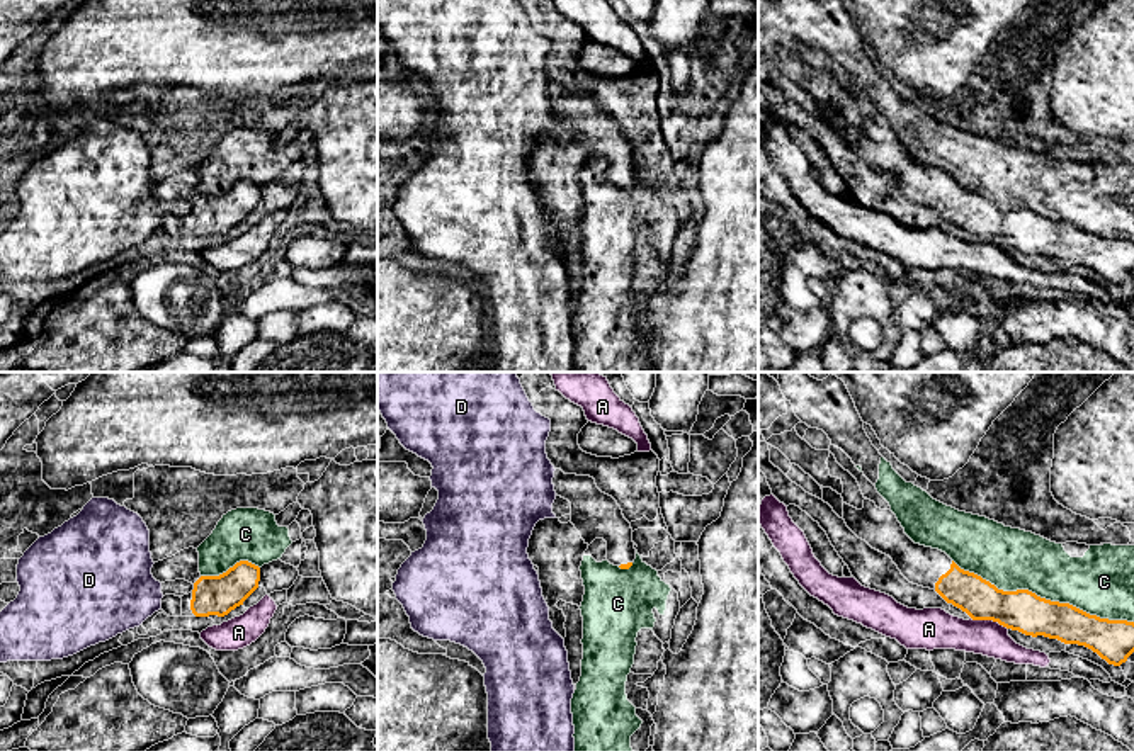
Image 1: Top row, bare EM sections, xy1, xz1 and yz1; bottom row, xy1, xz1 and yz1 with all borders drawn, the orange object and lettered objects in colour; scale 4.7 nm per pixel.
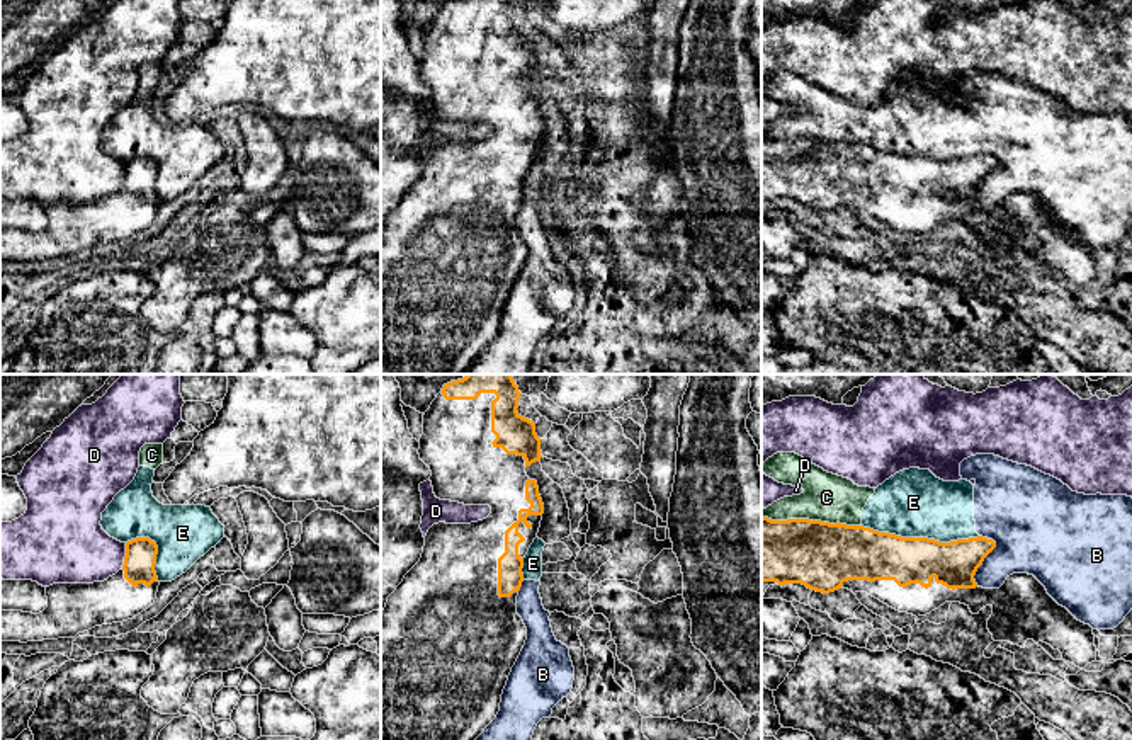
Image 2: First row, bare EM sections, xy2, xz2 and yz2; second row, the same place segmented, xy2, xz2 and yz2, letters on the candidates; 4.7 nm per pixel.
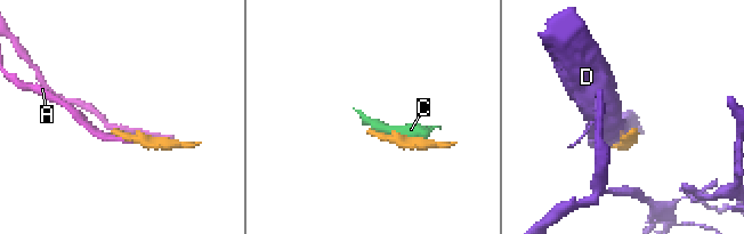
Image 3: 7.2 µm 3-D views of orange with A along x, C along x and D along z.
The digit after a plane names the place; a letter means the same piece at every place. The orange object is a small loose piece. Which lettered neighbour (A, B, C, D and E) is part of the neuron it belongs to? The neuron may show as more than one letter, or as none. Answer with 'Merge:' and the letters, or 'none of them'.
Merge: none of them

